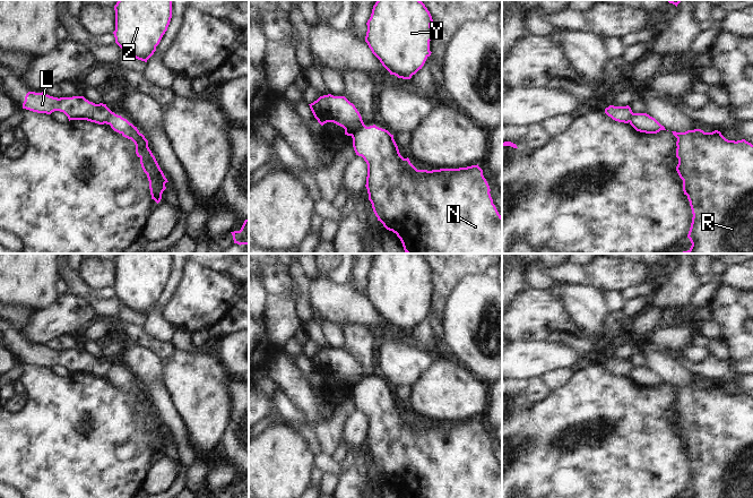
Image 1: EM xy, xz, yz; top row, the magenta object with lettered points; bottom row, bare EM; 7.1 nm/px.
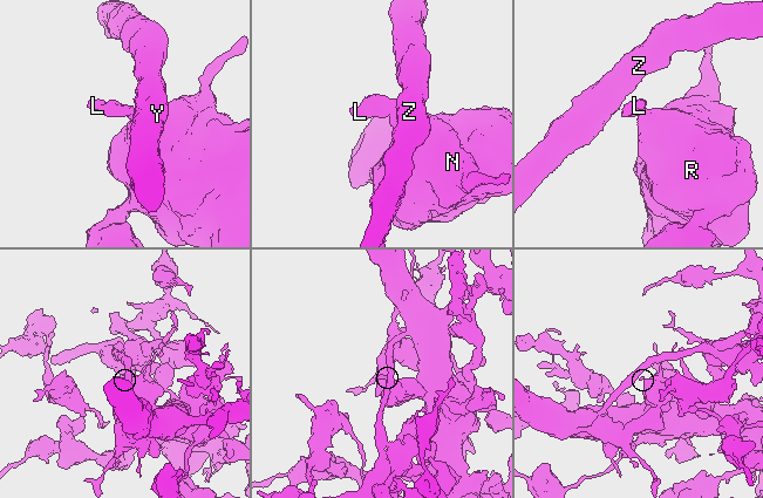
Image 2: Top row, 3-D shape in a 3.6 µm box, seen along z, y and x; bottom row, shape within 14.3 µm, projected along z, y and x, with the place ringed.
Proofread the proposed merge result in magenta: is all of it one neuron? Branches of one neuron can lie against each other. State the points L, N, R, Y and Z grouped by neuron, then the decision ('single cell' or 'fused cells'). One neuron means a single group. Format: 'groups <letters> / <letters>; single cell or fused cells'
groups L / N R Y Z; fused cells

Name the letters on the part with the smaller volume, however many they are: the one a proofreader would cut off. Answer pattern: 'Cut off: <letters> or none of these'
Cut off: L

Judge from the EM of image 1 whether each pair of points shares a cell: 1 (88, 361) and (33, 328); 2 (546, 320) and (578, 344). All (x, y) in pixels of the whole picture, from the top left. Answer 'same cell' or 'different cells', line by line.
1: different cells
2: same cell

